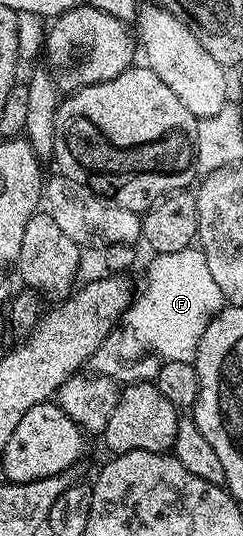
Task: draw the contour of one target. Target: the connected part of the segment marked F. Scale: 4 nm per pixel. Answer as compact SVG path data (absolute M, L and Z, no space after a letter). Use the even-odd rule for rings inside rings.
M191 247L184 251L159 253L154 262L146 269L146 282L142 290L137 290L130 306L124 314L124 325L134 329L134 333L147 345L149 352L163 362L180 360L193 362L200 339L208 327L208 323L224 307L224 298L220 287L212 279L212 271L208 271L208 263L204 259L201 248Z

